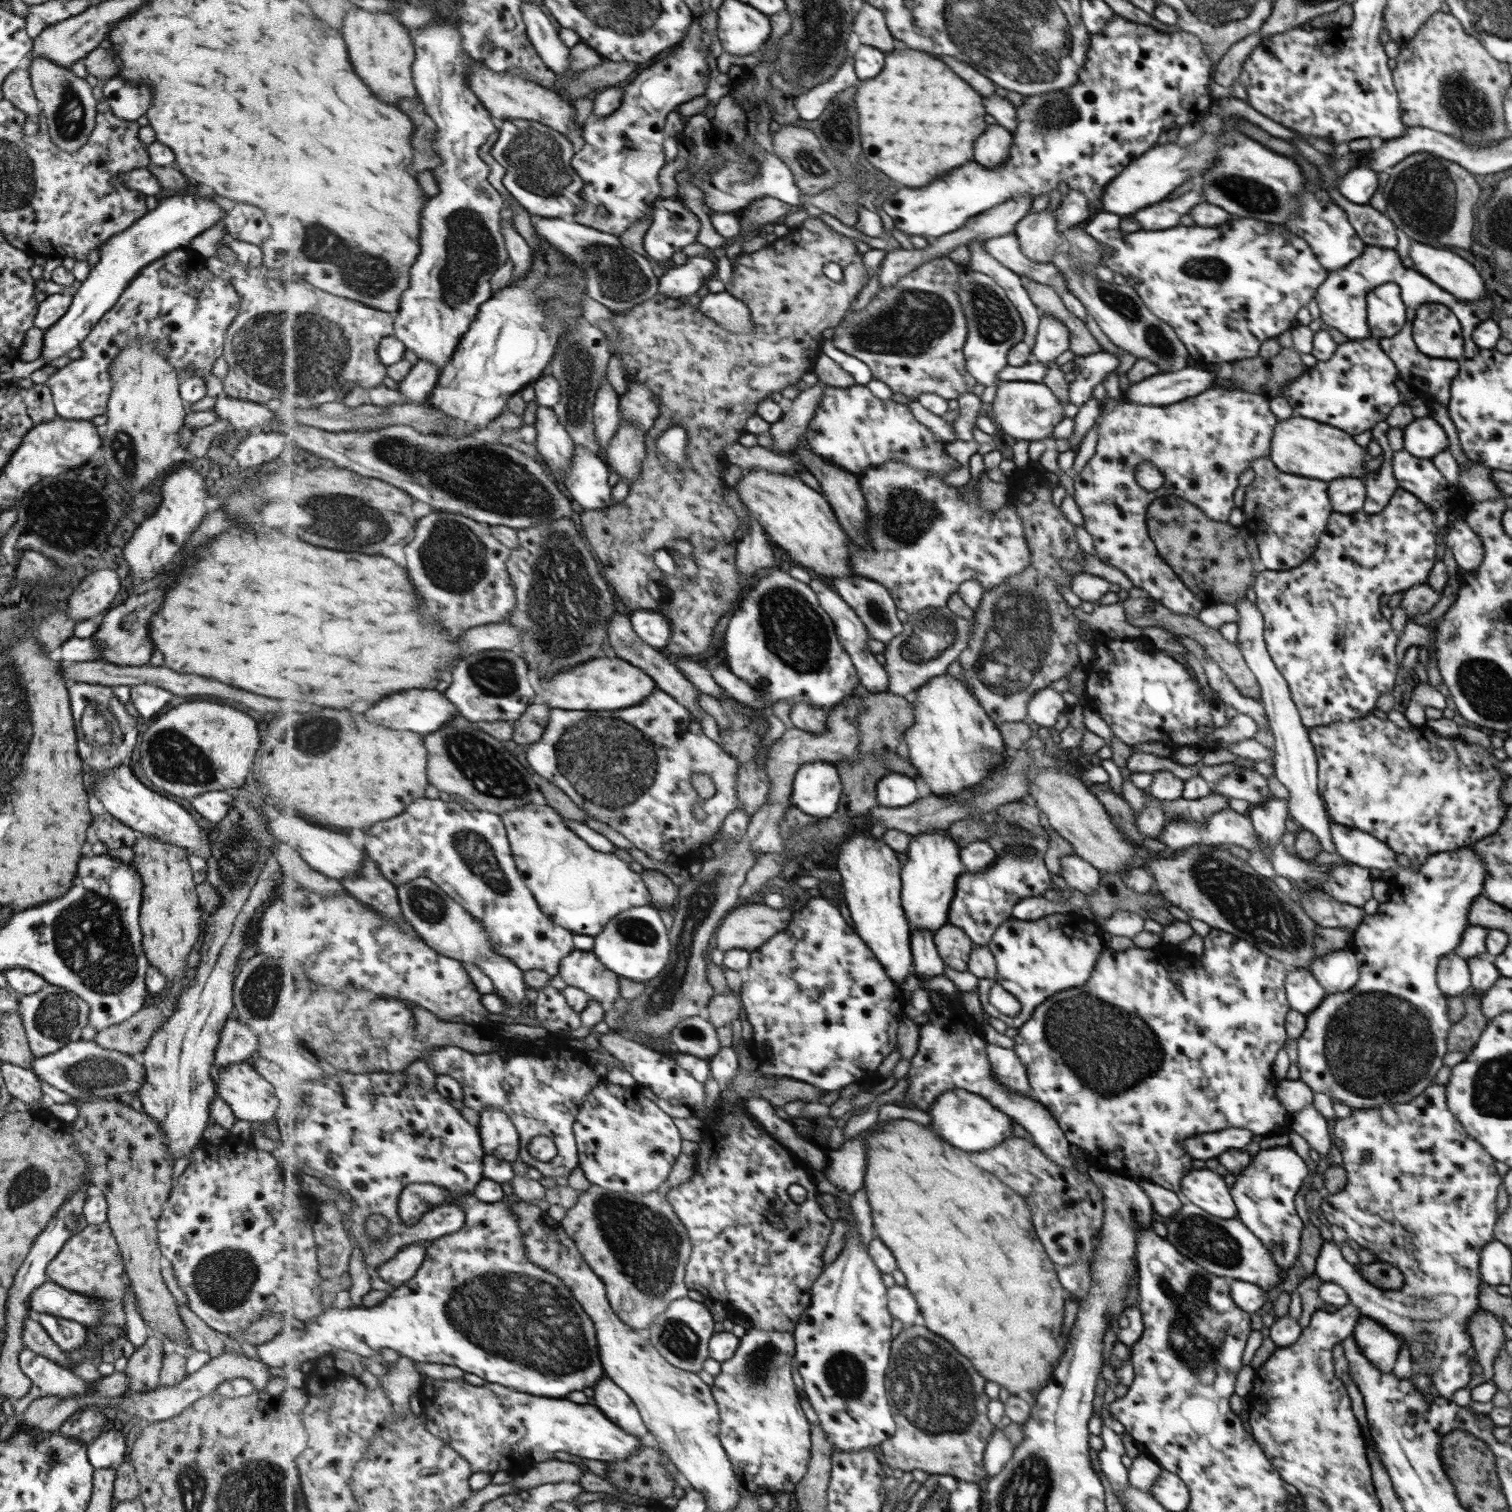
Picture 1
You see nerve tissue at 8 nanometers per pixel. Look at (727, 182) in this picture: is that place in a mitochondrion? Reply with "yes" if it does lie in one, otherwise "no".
no

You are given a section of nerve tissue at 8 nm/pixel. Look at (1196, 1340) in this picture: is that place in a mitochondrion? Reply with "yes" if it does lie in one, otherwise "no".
yes

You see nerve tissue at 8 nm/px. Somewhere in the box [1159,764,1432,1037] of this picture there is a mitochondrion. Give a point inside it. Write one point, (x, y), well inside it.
(1250, 906)

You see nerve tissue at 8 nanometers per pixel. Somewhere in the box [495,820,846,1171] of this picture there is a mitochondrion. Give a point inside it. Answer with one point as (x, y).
(699, 901)

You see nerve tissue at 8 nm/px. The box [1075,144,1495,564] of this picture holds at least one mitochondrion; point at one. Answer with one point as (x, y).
(1423, 192)

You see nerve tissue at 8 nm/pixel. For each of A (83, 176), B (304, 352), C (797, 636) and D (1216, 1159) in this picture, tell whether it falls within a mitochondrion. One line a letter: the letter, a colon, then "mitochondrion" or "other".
A: other
B: mitochondrion
C: mitochondrion
D: other

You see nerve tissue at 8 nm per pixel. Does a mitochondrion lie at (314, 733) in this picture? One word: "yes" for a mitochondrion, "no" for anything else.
yes

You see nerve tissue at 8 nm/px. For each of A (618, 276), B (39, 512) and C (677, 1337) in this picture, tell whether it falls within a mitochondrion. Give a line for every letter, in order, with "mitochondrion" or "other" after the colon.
A: mitochondrion
B: mitochondrion
C: mitochondrion

